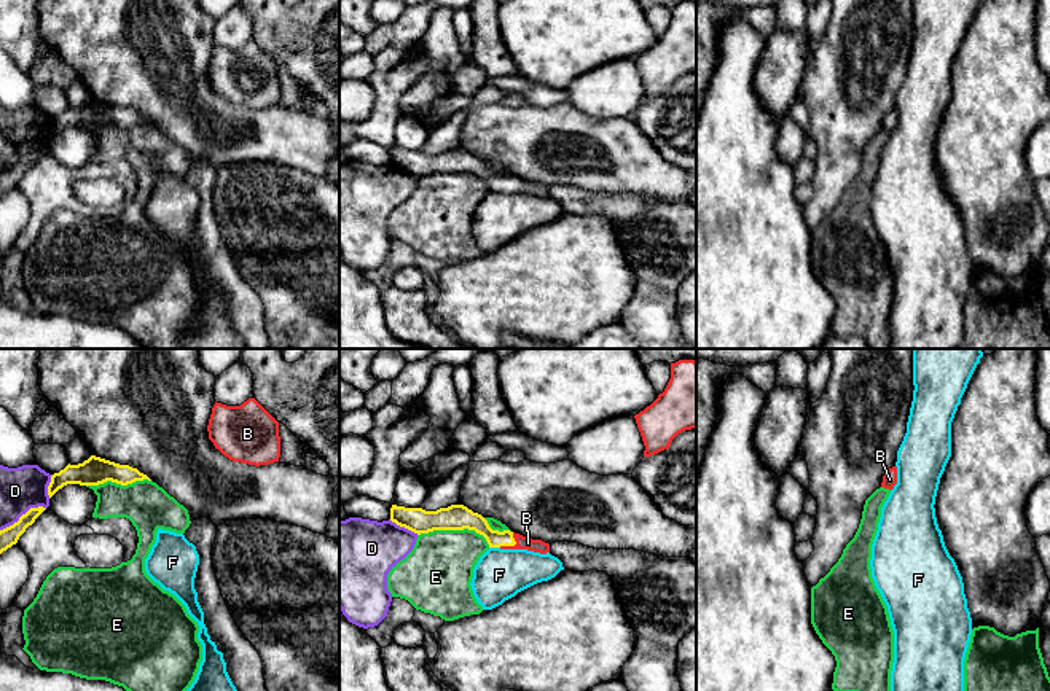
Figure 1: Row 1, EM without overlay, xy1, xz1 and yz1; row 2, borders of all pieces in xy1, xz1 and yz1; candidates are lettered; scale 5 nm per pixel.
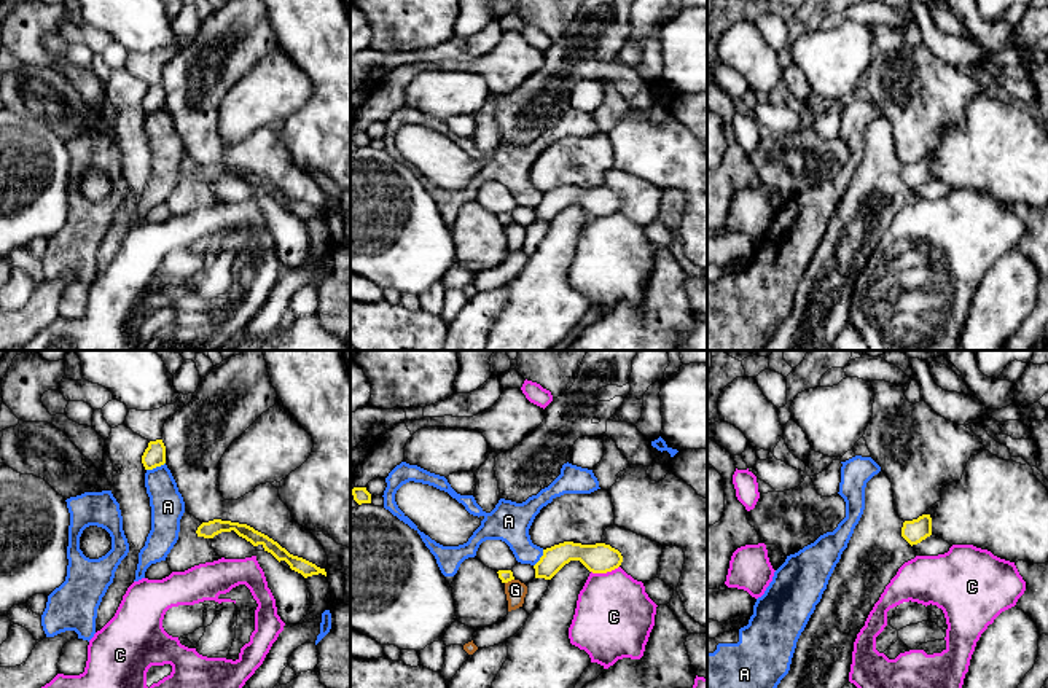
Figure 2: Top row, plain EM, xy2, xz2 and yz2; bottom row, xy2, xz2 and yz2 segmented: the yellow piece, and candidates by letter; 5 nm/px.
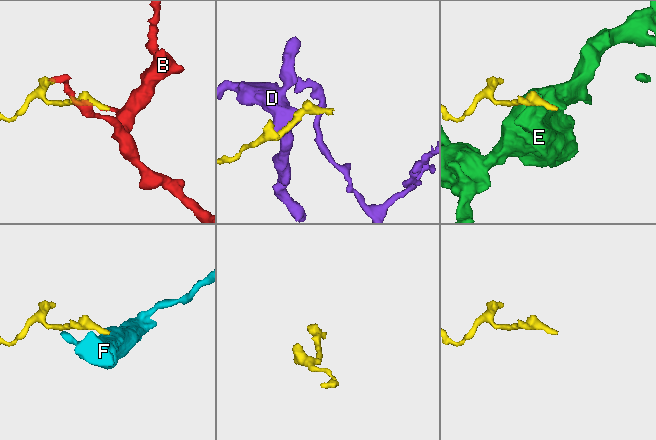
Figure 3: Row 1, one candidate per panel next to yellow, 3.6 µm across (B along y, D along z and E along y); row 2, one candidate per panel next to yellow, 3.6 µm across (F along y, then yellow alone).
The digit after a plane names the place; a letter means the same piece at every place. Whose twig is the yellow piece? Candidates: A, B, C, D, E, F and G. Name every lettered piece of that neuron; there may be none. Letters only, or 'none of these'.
B

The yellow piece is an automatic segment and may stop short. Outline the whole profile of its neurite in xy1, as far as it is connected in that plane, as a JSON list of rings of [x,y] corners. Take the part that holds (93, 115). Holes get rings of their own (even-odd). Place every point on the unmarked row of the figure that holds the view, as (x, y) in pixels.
[[[91,99],[83,107],[78,108],[69,107],[64,113],[54,116],[48,129],[48,139],[51,142],[59,132],[62,132],[67,127],[99,129],[107,124],[112,124],[121,129],[127,129],[143,123],[151,124],[137,111]]]

